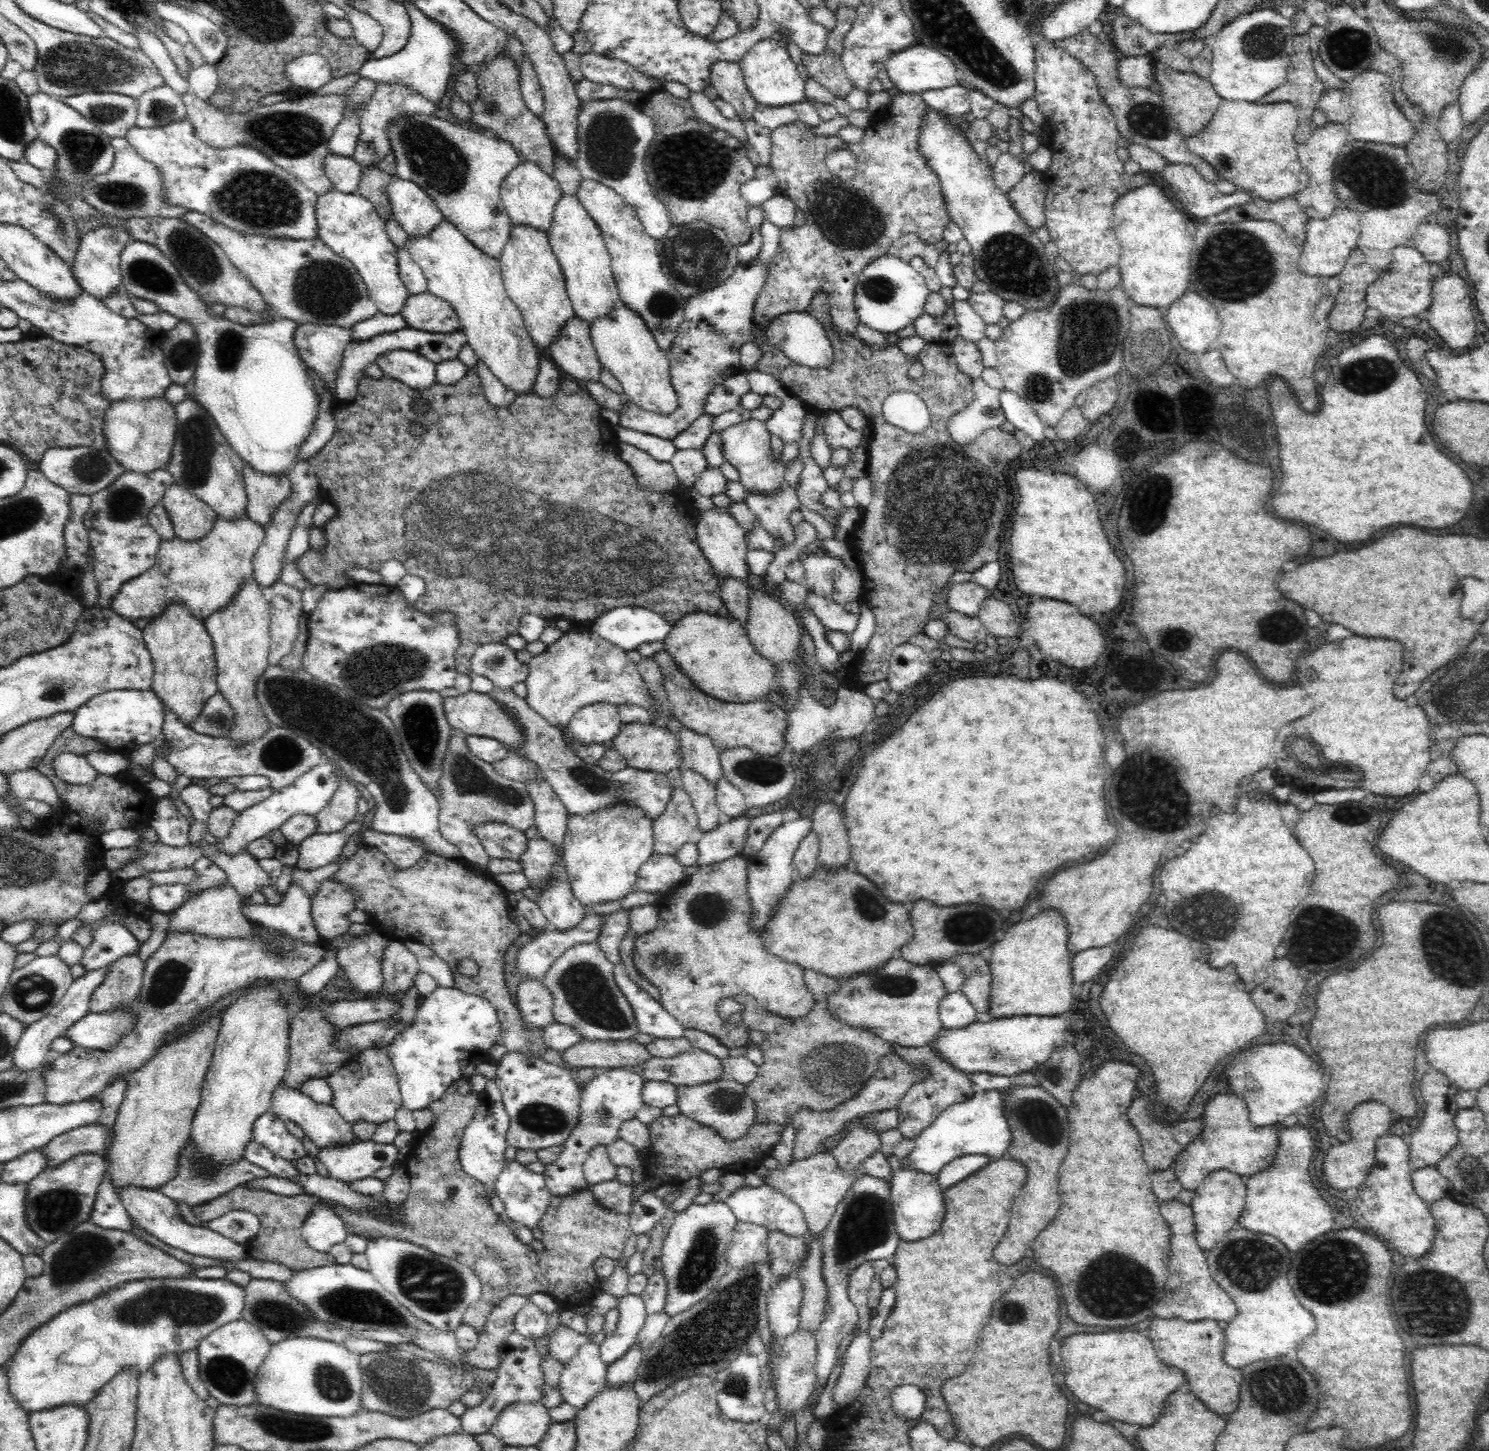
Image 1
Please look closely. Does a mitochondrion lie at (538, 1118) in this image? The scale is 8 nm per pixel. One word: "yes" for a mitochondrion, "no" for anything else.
yes

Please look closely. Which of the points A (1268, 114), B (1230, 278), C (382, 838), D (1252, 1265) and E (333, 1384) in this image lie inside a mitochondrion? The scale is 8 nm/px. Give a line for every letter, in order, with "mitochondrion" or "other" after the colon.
A: other
B: mitochondrion
C: other
D: mitochondrion
E: mitochondrion

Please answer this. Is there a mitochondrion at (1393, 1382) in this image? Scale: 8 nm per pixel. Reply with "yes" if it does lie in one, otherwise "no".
no

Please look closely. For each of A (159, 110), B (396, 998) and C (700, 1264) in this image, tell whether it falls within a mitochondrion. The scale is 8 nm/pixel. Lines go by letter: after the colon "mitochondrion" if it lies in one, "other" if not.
A: mitochondrion
B: other
C: mitochondrion

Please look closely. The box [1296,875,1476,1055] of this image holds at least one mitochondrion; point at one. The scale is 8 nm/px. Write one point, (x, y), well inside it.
(1443, 964)

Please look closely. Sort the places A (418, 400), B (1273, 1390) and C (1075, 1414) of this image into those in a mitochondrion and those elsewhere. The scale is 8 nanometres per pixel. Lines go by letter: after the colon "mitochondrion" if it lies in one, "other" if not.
A: other
B: mitochondrion
C: other

